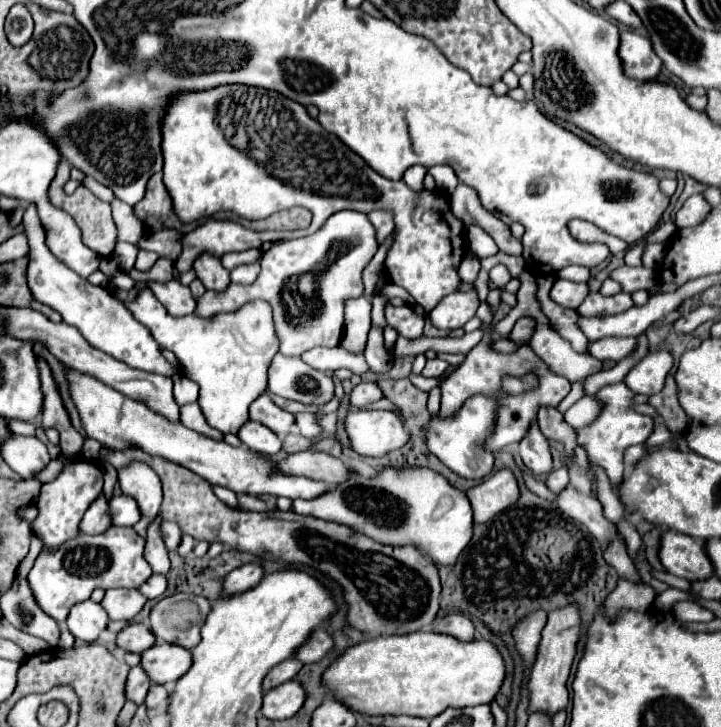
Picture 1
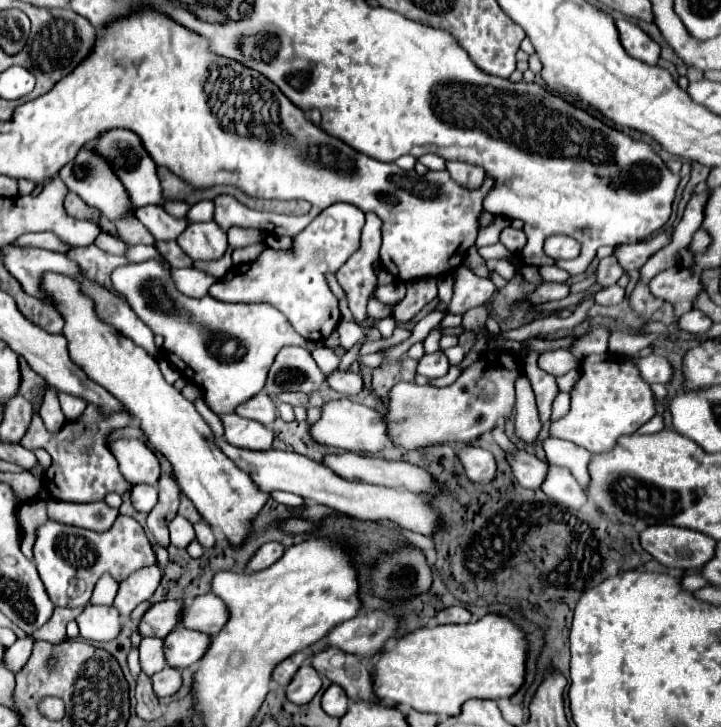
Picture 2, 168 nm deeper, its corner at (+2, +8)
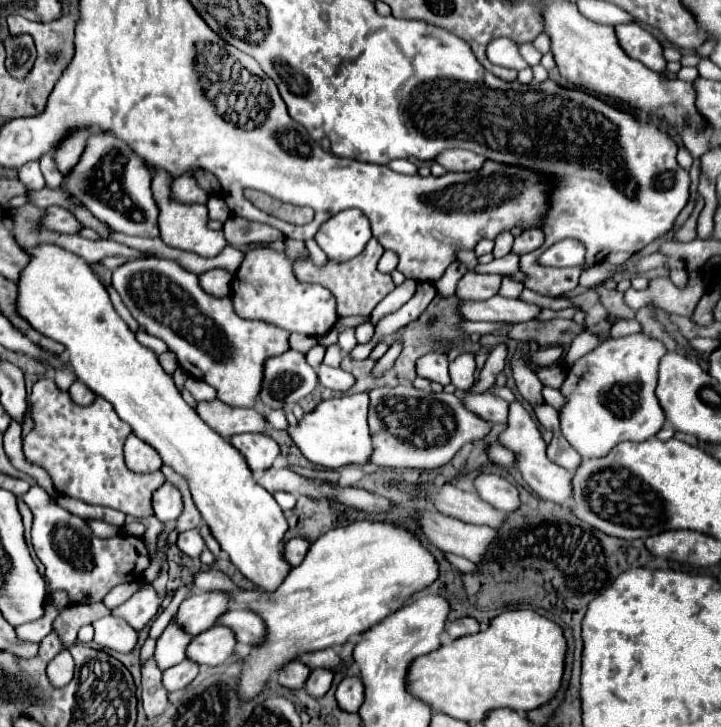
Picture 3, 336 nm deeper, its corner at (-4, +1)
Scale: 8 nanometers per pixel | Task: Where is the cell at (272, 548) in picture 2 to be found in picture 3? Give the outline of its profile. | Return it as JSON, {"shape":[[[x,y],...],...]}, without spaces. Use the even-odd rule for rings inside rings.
{"shape":[[[295,537],[295,539],[287,541],[287,545],[285,545],[285,559],[289,561],[291,567],[297,567],[305,559],[309,545],[311,543],[305,537]]]}

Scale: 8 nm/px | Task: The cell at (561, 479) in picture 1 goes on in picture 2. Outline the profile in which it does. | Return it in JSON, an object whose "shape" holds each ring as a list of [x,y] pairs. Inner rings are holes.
{"shape":[[[519,450],[515,456],[507,456],[509,464],[511,464],[511,470],[513,470],[513,476],[517,478],[517,482],[521,486],[541,486],[545,476],[547,476],[547,468],[549,464],[539,460],[539,458],[533,458],[533,454],[525,452],[525,450]]]}

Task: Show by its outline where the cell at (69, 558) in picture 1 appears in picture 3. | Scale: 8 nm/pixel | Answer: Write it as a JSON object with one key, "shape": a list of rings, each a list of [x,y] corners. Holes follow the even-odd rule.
{"shape":[[[39,485],[31,487],[23,501],[33,513],[31,543],[35,555],[45,565],[45,575],[49,579],[49,589],[63,589],[69,593],[71,603],[95,603],[121,583],[143,579],[143,571],[149,567],[149,555],[139,555],[135,549],[135,539],[117,535],[111,539],[99,539],[93,535],[89,523],[61,505],[57,505]]]}

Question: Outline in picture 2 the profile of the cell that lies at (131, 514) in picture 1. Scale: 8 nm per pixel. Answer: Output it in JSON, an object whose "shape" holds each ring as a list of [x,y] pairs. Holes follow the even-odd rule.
{"shape":[[[137,484],[131,488],[131,502],[137,512],[151,512],[157,504],[157,486]]]}

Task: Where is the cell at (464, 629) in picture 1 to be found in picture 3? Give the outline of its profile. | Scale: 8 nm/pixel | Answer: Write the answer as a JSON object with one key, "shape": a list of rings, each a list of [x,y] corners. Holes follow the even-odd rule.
{"shape":[[[473,617],[457,619],[457,621],[449,623],[449,627],[447,627],[447,633],[449,633],[451,639],[459,639],[459,637],[465,637],[465,635],[473,635],[477,631],[479,631],[479,623]]]}

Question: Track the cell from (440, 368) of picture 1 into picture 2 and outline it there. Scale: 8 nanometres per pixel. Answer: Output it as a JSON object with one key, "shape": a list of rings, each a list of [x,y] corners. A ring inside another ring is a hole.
{"shape":[[[439,352],[425,354],[419,360],[419,366],[417,366],[417,374],[423,374],[427,378],[441,378],[441,376],[447,374],[447,370],[449,370],[447,356],[445,354],[439,354]]]}

